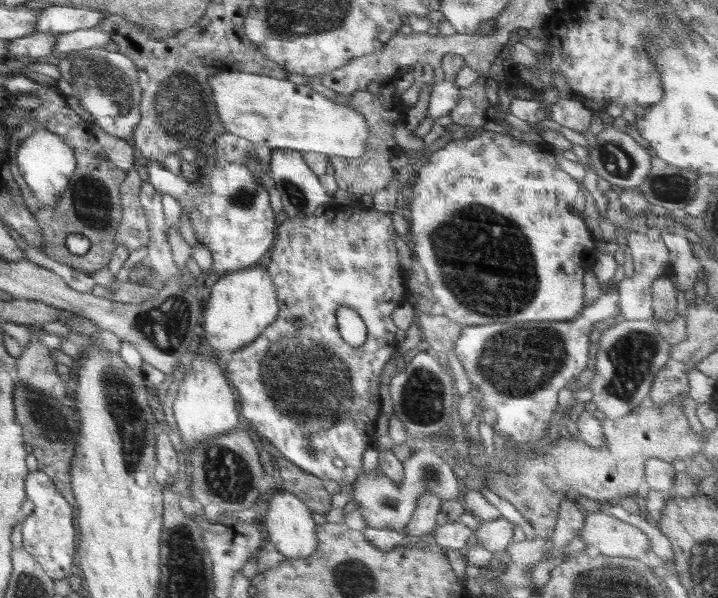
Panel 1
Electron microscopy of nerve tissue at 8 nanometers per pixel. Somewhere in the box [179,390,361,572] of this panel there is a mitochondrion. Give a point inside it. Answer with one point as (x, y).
(228, 475)

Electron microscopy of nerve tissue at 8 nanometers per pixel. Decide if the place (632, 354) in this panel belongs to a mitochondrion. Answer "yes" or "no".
yes

